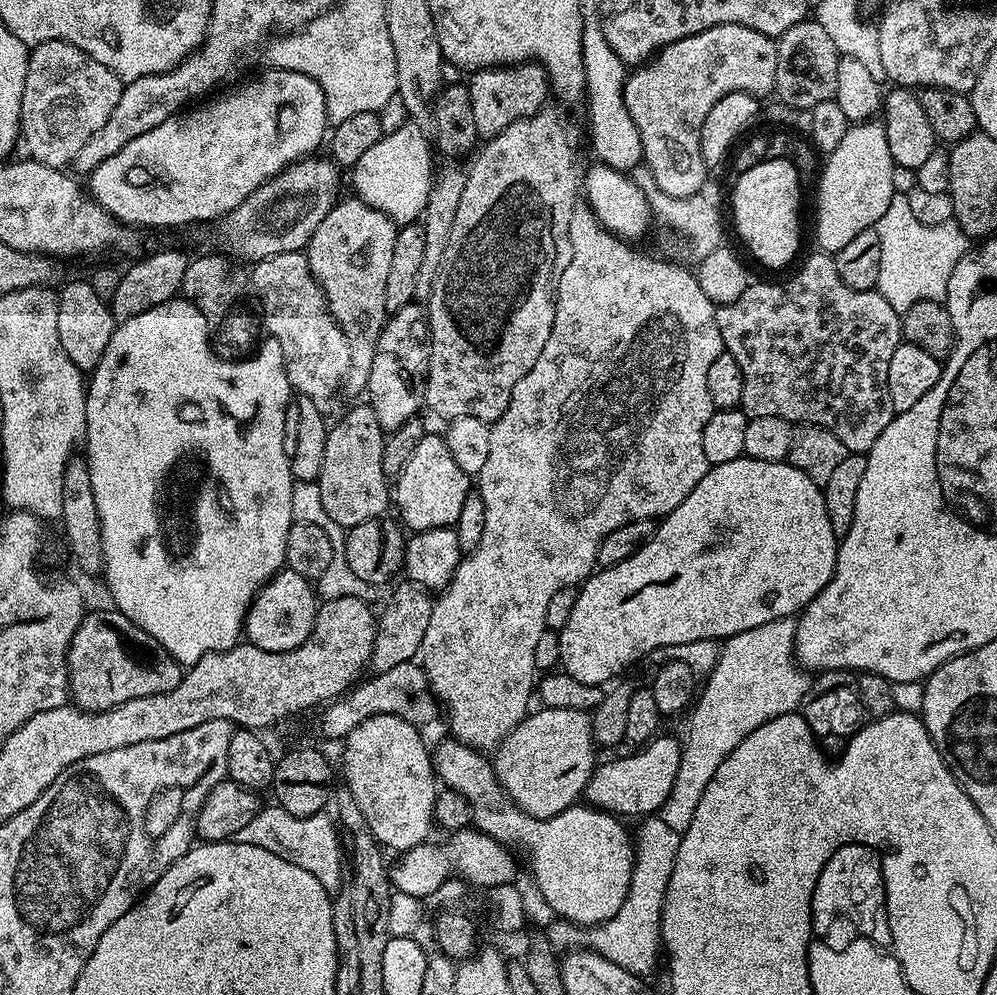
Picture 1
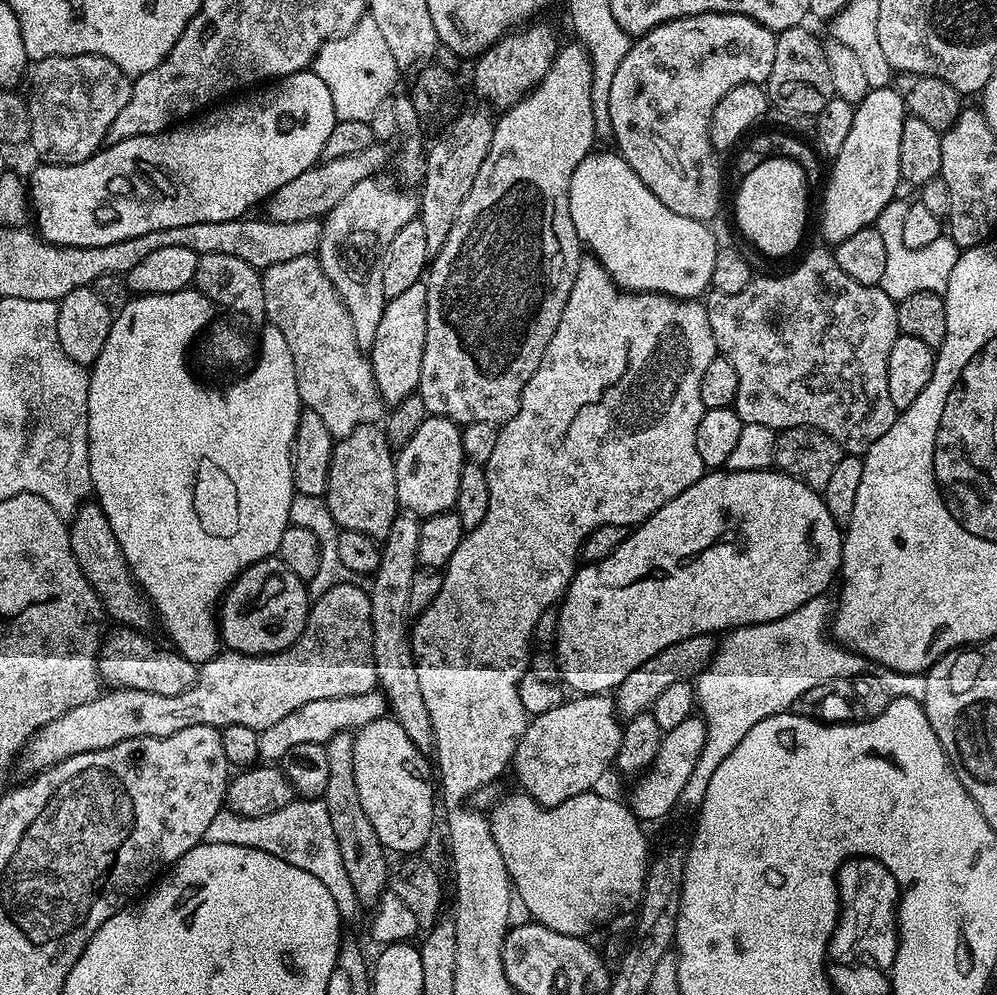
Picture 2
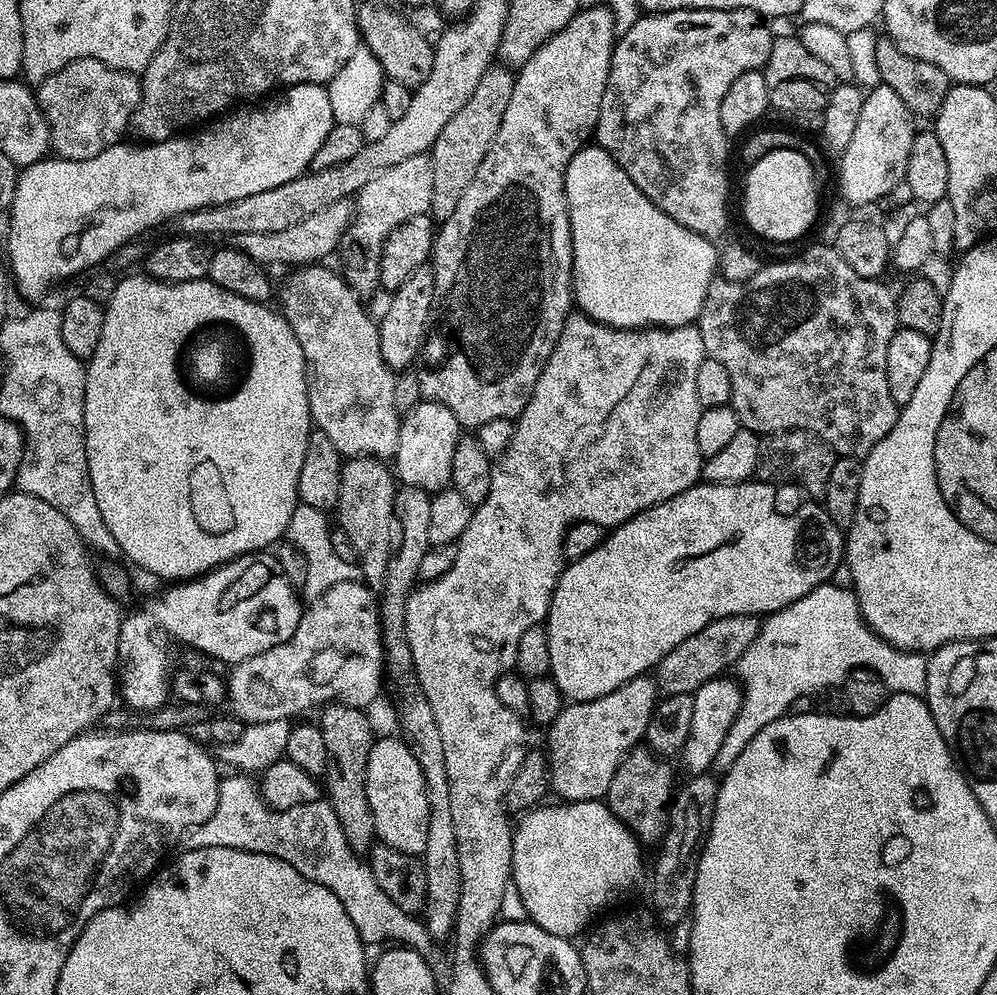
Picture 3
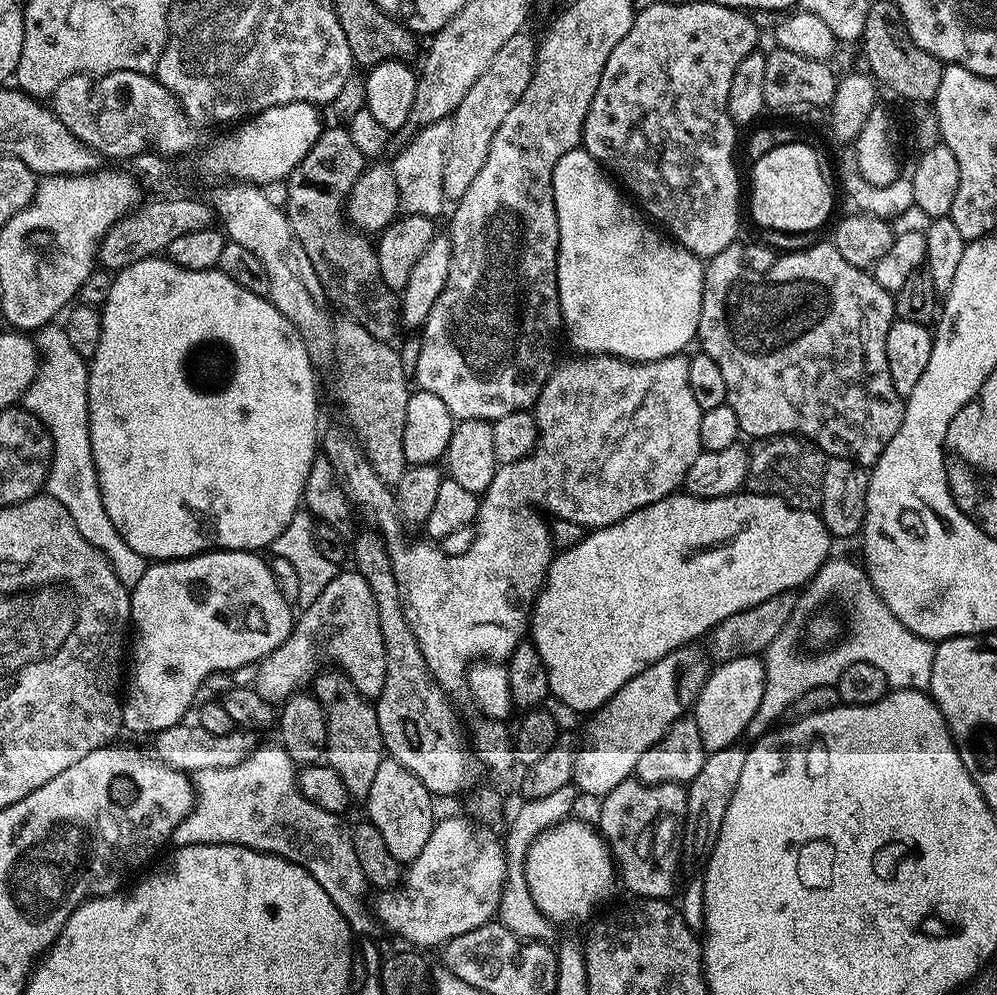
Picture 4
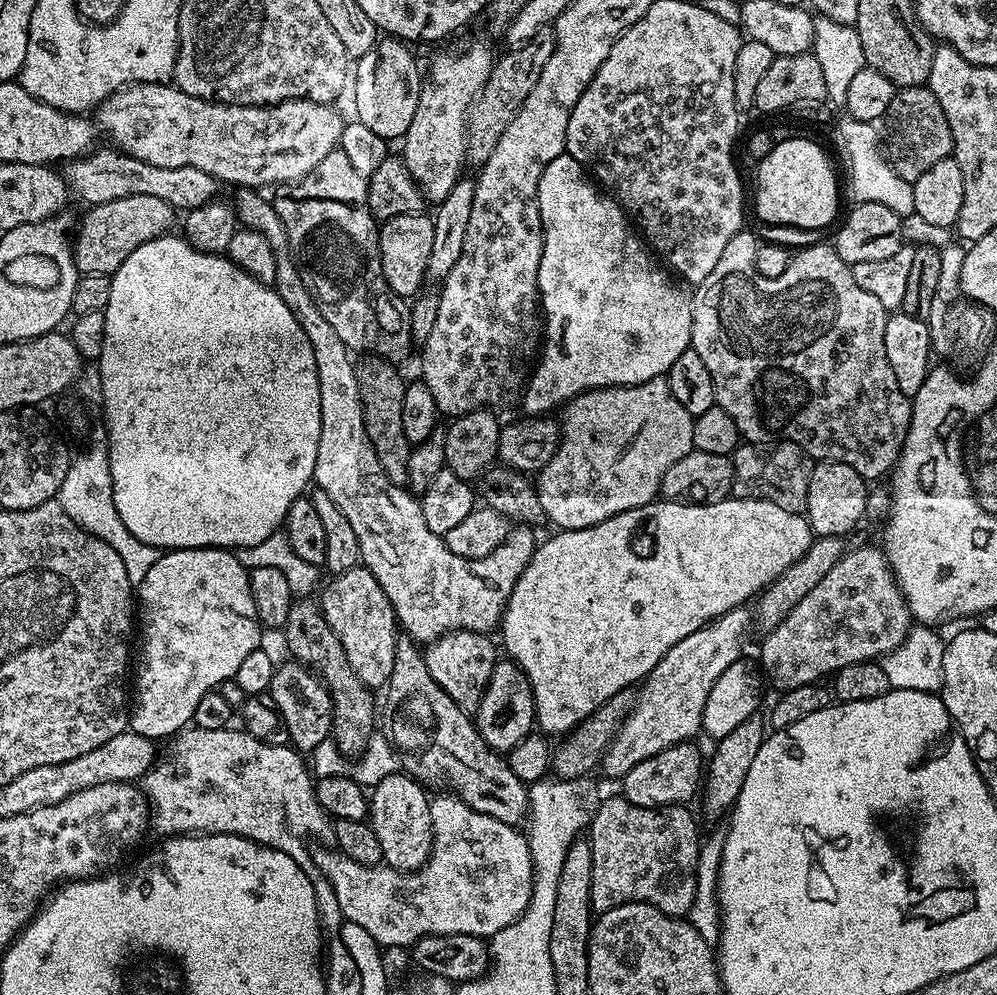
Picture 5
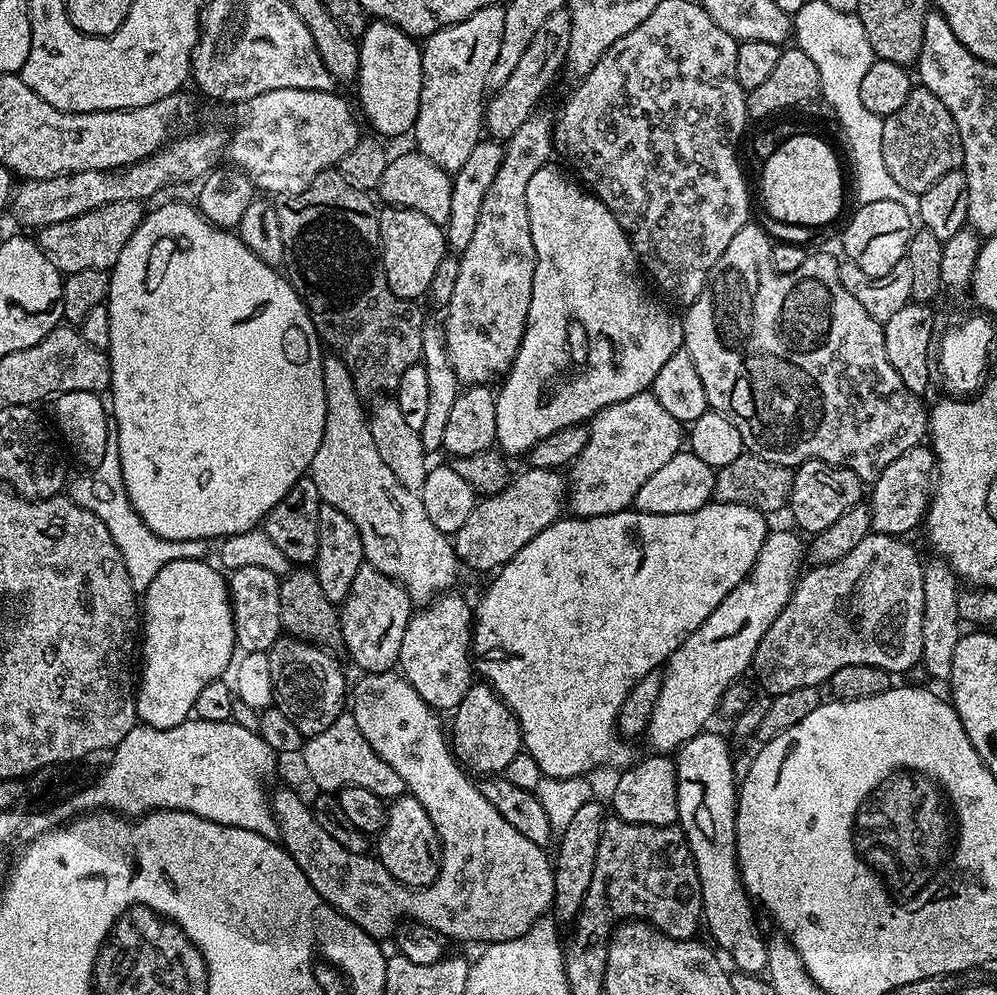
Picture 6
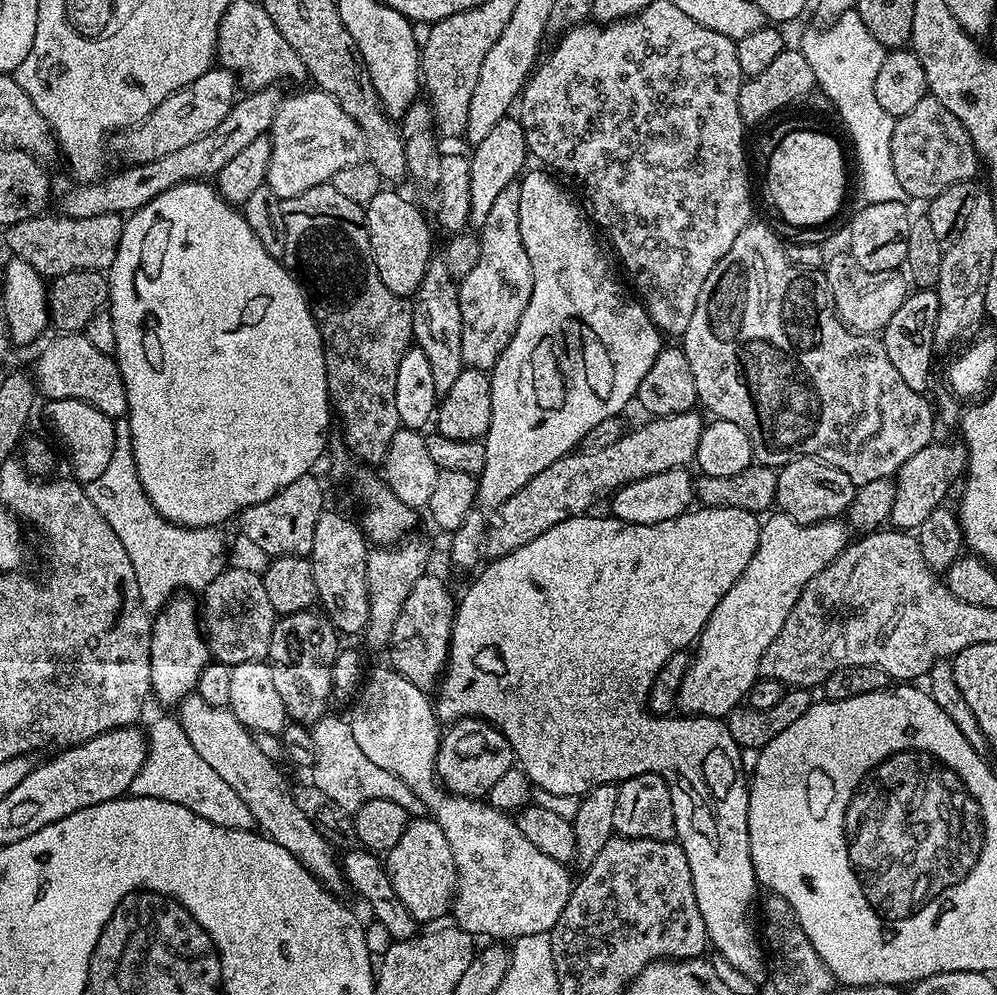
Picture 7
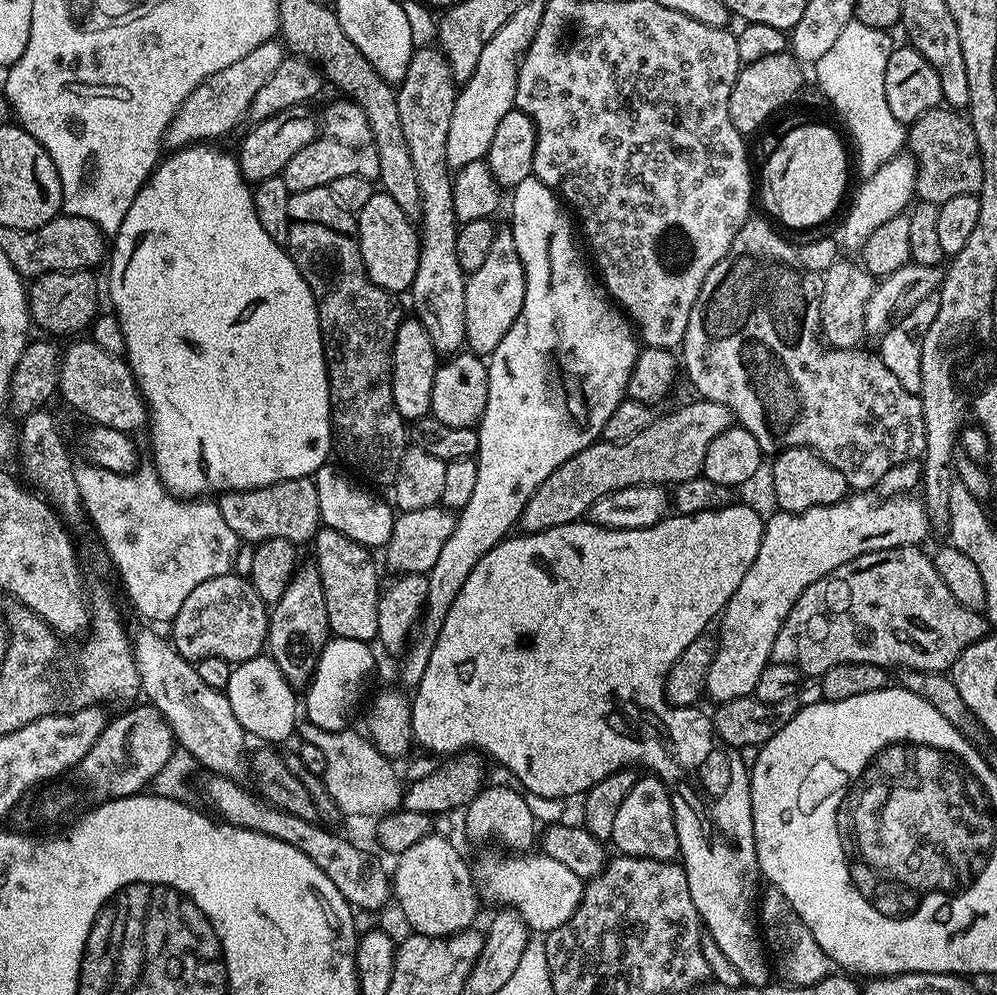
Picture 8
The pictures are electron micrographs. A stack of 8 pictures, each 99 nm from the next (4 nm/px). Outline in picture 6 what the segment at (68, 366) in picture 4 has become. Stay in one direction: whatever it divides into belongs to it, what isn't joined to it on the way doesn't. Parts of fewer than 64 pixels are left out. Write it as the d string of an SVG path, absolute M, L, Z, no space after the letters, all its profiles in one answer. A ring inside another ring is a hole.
M119 482L113 484L76 484L70 488L72 501L82 510L90 510L94 518L98 518L106 530L110 530L110 538L114 538L114 546L122 554L122 562L126 562L126 570L130 574L130 582L137 594L142 594L154 582L154 574L166 566L166 562L175 560L203 560L206 548L203 540L167 540L150 530L146 522L134 510L130 498L126 494L126 486Z

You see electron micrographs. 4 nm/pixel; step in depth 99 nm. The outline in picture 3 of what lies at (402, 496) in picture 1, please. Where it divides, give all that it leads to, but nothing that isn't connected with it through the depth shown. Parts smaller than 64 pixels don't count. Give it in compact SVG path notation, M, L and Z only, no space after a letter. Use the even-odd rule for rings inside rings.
M421 399L409 412L403 413L398 434L398 450L394 457L394 475L403 487L420 488L435 494L452 482L454 450L458 446L462 429L458 418L433 400Z

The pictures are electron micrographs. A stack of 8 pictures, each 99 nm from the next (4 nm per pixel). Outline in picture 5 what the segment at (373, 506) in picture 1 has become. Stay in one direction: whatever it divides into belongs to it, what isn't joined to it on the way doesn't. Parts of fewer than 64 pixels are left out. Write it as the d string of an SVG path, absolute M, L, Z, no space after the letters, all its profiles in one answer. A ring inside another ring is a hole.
M402 634L396 639L394 650L394 667L385 687L386 712L381 715L380 728L382 733L401 753L410 754L402 758L405 771L421 783L430 784L436 780L444 779L455 795L462 799L471 809L478 813L488 814L500 822L506 822L512 827L521 825L528 813L528 789L510 768L507 759L487 747L480 734L480 729L473 717L464 712L460 706L430 675L426 666L423 651L412 637Z

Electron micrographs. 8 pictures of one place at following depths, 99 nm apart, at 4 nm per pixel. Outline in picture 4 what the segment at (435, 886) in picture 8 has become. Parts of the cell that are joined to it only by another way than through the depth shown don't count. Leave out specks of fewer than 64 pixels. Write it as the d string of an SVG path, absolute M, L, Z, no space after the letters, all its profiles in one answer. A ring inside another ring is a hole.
M386 758L380 763L374 774L374 782L370 786L370 794L366 797L367 819L374 826L378 826L378 831L394 858L401 862L411 862L418 858L418 854L422 854L422 846L430 842L434 823L432 802L434 796L406 766L391 758Z

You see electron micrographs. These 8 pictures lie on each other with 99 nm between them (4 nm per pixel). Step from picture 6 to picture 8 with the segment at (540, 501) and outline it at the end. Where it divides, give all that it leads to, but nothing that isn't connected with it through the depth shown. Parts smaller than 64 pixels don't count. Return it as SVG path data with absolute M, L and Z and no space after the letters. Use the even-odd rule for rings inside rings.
M696 398L696 401L686 404L670 414L655 417L644 429L624 442L596 441L558 466L558 470L554 470L554 474L550 474L550 478L546 478L546 482L542 482L542 486L538 486L538 490L534 490L530 502L526 502L526 506L522 510L518 521L519 527L525 533L530 533L571 524L587 515L590 506L598 498L604 497L614 490L625 489L626 486L648 484L675 486L682 481L689 481L690 478L703 473L707 447L718 434L724 433L730 428L733 422L734 417L728 407L713 400Z

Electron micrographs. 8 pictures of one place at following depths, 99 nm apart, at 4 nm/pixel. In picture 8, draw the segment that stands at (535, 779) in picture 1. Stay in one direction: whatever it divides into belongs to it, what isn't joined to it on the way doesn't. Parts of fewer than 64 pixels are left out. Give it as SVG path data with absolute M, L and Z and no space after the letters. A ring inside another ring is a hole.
M849 494L830 506L814 506L805 512L773 511L773 516L769 515L765 519L762 546L758 546L754 563L750 565L750 570L746 570L746 578L742 578L738 590L734 590L734 598L730 598L719 617L720 632L718 631L714 663L710 666L710 674L706 674L707 699L716 700L715 703L721 705L734 698L755 693L758 674L762 674L762 670L772 660L774 638L778 638L778 630L782 630L786 614L790 614L794 602L798 602L806 586L818 582L818 578L830 574L830 570L838 570L838 566L862 554L870 554L874 550L923 545L923 540L930 533L928 514L923 503L914 497L912 494L887 498L877 498L872 494Z

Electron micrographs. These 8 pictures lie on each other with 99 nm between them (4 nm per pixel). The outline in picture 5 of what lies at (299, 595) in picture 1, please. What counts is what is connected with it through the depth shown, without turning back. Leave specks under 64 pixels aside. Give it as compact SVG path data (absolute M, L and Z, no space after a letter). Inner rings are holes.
M173 548L157 555L154 566L146 573L146 578L138 585L138 648L140 644L140 665L134 668L134 711L130 716L131 731L142 734L146 739L160 742L163 736L175 737L181 730L187 729L192 724L194 709L198 706L202 694L219 689L225 680L235 677L238 666L252 651L259 649L260 632L262 625L260 615L254 602L254 594L250 586L250 572L239 561L235 551L227 548Z

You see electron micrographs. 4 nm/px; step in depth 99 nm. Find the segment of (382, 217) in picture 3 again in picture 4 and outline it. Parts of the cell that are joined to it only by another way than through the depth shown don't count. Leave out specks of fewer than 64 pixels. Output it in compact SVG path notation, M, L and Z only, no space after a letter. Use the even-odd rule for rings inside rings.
M438 120L419 129L416 137L390 160L394 174L394 182L398 186L401 209L410 216L439 217L440 211L446 207L442 190L442 162L446 154L446 146L450 142L450 123Z

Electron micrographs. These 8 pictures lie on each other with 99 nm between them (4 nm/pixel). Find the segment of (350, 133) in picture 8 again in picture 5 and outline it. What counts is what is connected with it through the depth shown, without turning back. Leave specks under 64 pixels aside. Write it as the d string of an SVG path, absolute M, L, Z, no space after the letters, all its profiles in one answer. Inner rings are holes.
M168 82L162 84L127 84L126 87L119 88L114 94L107 96L101 104L96 105L94 109L94 123L103 135L105 132L113 140L109 141L119 151L123 152L125 156L133 156L142 162L150 162L150 166L166 166L167 168L173 168L174 166L194 166L194 170L206 170L206 174L213 176L221 185L240 184L236 186L244 190L264 190L267 184L279 186L290 184L293 180L301 180L314 166L318 166L318 162L322 162L322 158L326 158L326 154L330 154L336 149L339 145L340 135L342 134L346 120L345 117L340 117L334 109L335 107L332 104L319 104L318 102L310 102L309 100L287 100L286 102L278 102L277 104L259 104L258 106L222 104L215 100L194 98Z

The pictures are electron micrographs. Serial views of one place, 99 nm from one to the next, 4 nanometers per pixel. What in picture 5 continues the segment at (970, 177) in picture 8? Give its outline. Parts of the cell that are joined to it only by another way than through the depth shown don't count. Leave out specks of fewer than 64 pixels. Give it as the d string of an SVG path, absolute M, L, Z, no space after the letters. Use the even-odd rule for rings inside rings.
M910 86L898 88L894 98L890 98L890 106L886 106L886 114L882 121L882 144L886 149L886 159L898 174L898 178L909 182L922 178L930 166L942 162L942 158L952 156L952 131L950 122L946 122L946 114L938 103L938 98L926 86Z

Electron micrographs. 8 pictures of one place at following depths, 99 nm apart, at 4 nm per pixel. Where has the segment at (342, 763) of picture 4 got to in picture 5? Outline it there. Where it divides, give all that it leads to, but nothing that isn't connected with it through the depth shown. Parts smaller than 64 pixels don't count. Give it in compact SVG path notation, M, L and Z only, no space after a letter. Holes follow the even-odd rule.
M312 598L293 599L290 614L282 629L284 640L292 651L293 661L305 664L310 671L323 680L326 690L332 699L332 734L330 739L337 750L345 757L356 758L361 755L370 738L378 728L378 710L373 689L367 688L354 674L354 666L350 666L346 658L346 650L342 650L342 642L338 642L338 634L330 630L330 622L326 622L324 611Z

